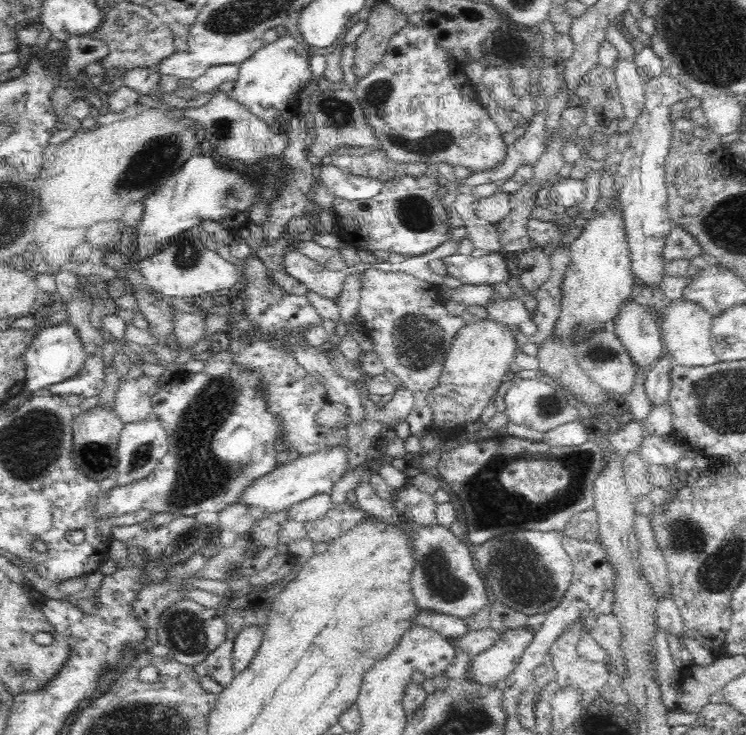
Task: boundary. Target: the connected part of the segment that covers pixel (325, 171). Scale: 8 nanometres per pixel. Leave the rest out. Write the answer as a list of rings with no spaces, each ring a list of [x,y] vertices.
[[[327,162],[321,164],[319,178],[321,184],[335,197],[346,200],[358,200],[360,197],[377,195],[383,187],[381,180],[346,174],[337,166]]]

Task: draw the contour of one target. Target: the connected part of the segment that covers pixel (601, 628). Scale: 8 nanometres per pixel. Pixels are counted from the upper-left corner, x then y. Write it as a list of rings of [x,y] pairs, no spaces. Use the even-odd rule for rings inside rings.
[[[602,613],[595,616],[591,635],[594,640],[610,653],[612,660],[616,661],[624,657],[624,651],[621,649],[621,630],[619,622],[613,613]]]

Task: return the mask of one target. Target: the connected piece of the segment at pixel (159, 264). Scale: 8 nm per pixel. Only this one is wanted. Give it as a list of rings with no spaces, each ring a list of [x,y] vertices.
[[[198,226],[177,234],[163,250],[140,262],[139,272],[148,287],[168,297],[191,301],[194,297],[207,294],[234,292],[240,278],[238,266],[235,266],[235,262],[224,260],[217,252],[207,250],[201,241],[201,231]]]

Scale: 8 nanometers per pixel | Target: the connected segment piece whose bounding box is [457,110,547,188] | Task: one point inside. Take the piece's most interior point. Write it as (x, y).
(526, 149)

